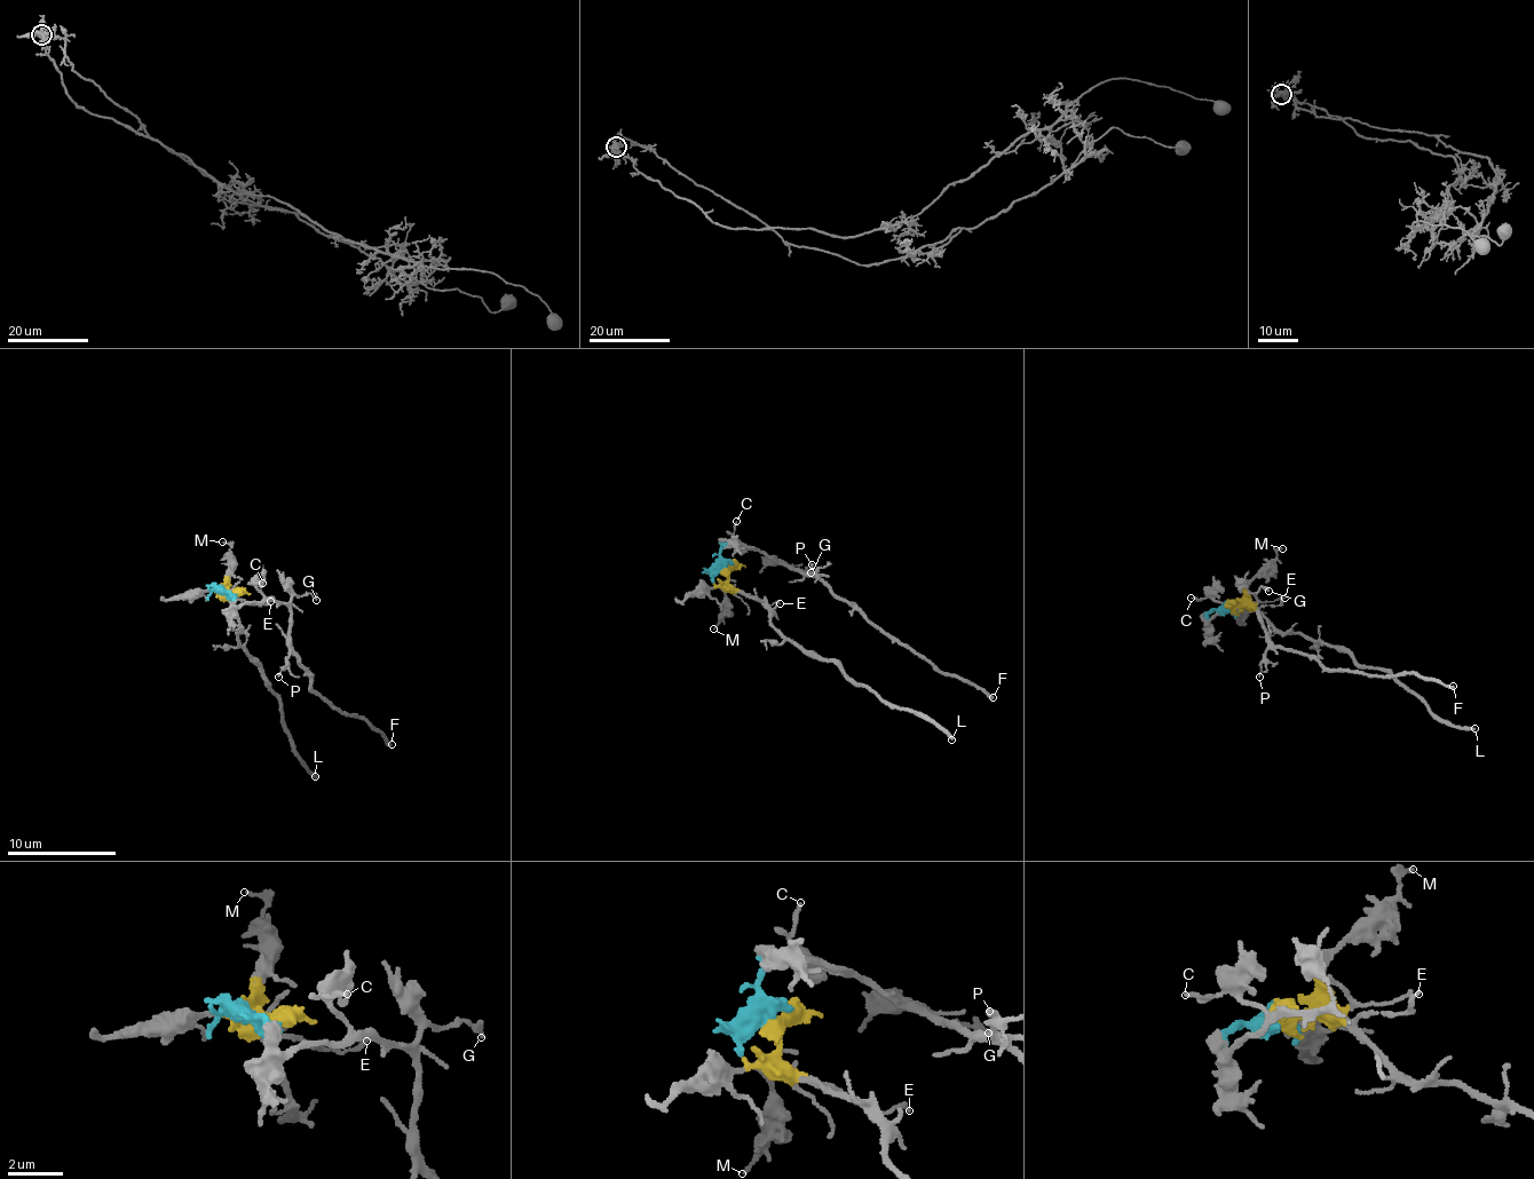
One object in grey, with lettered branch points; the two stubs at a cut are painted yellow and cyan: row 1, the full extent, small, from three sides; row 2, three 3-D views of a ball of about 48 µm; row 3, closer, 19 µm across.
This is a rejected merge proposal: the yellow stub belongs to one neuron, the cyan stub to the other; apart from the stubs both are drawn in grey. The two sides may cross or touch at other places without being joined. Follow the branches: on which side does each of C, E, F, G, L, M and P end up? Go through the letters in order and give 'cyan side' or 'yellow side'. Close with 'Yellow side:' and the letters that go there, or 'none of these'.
C: cyan side
E: yellow side
F: cyan side
G: cyan side
L: yellow side
M: yellow side
P: cyan side
Yellow side: E, L, M

